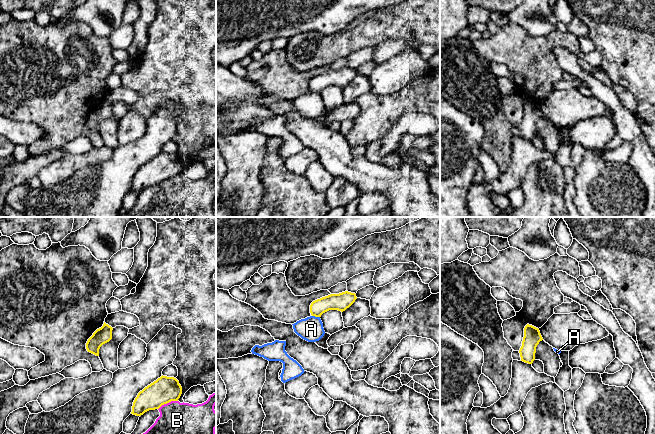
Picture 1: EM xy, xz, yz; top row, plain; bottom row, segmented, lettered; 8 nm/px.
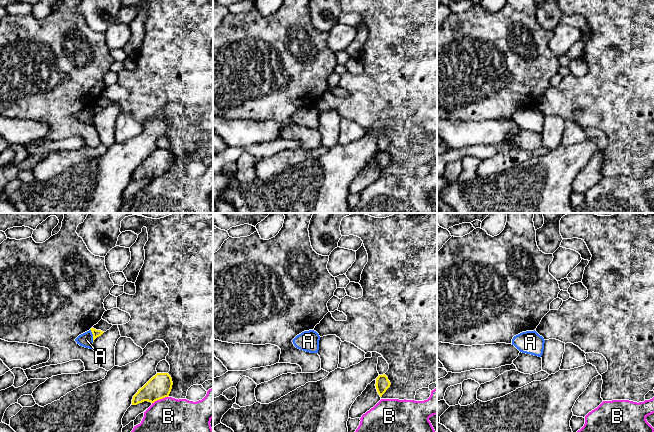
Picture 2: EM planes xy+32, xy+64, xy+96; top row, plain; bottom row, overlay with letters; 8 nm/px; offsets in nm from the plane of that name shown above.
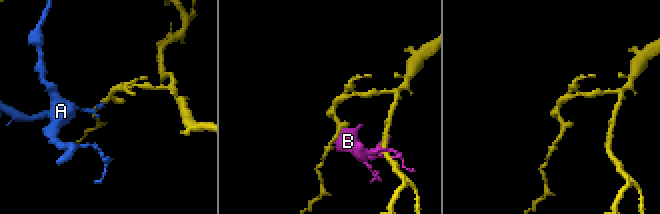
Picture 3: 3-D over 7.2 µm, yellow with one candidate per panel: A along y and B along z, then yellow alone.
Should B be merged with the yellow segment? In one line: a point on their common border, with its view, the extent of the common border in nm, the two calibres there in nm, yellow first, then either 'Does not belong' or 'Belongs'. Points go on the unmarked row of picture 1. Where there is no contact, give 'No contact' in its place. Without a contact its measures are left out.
Touches yellow at xy (167, 178). Shared border 180 nm. Thickness 220 nm (yellow) against 440 nm. Does not belong

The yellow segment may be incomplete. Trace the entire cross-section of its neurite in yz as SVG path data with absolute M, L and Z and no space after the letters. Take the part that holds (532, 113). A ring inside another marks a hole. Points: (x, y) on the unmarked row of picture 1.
M527 100L524 104L522 122L519 126L521 137L532 140L535 136L536 123L542 116L539 105Z

